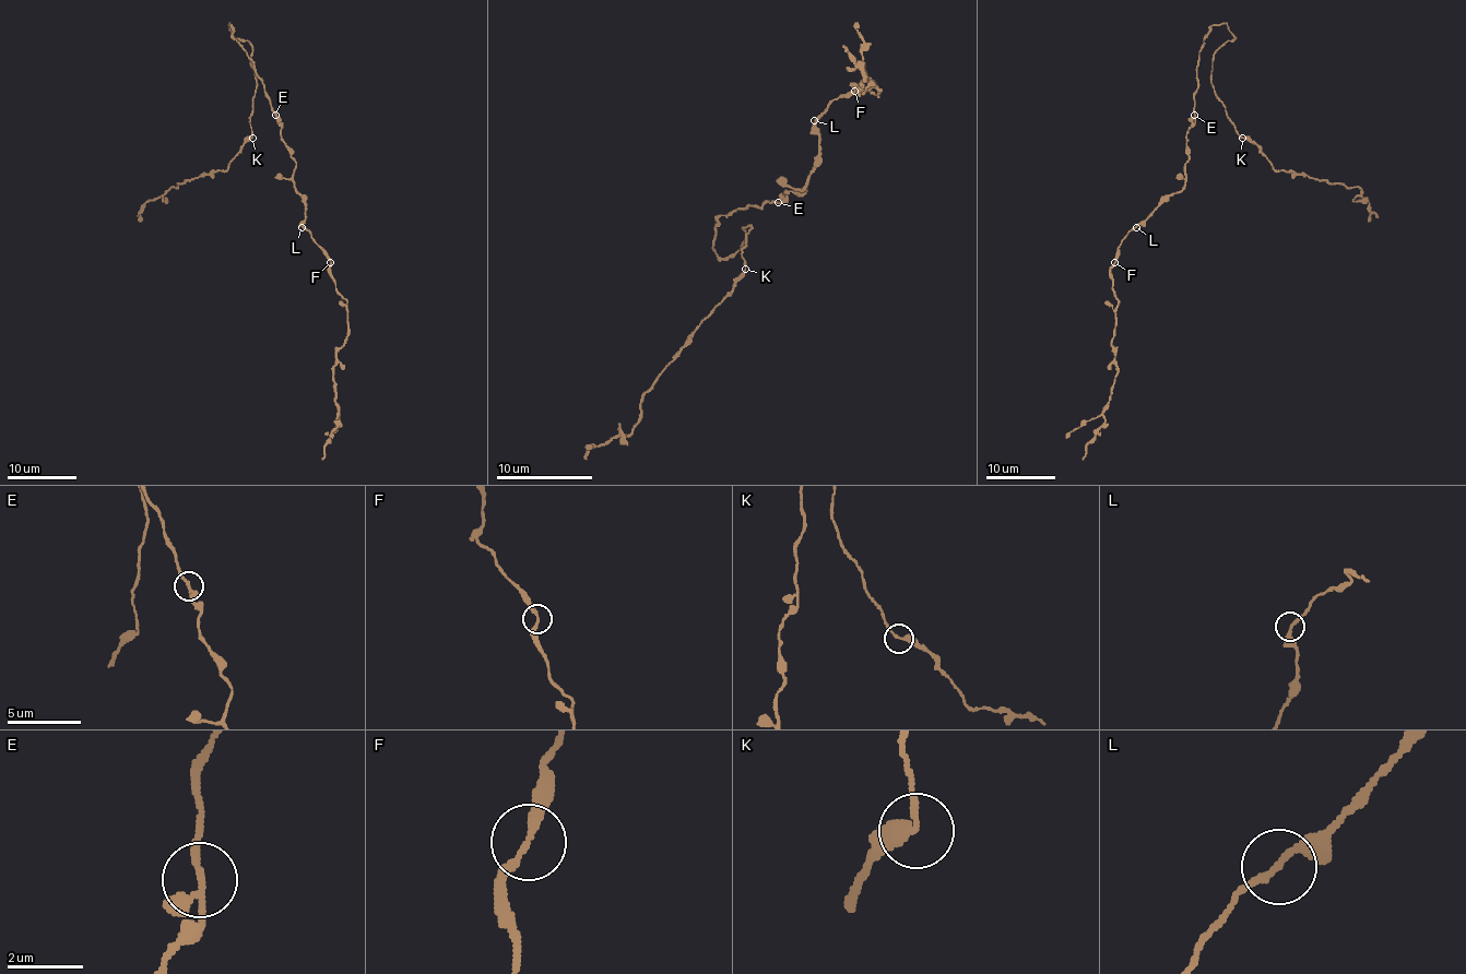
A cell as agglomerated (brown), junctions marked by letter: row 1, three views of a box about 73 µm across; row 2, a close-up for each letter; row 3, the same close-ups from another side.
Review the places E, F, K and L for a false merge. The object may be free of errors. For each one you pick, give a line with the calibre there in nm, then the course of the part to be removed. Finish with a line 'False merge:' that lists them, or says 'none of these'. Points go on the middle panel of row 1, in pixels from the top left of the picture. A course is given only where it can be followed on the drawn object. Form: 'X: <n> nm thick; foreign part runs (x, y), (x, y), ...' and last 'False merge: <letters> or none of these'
False merge: none of these

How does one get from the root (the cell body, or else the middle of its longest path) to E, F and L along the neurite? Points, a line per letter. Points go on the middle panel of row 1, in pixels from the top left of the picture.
E: (761, 208), (766, 202), (778, 202)
F: (761, 208), (781, 202), (785, 190), (805, 190), (819, 152), (814, 120), (834, 98), (855, 92)
L: (761, 208), (766, 202), (781, 202), (785, 190), (805, 190), (802, 188), (819, 152), (819, 130), (814, 120)

